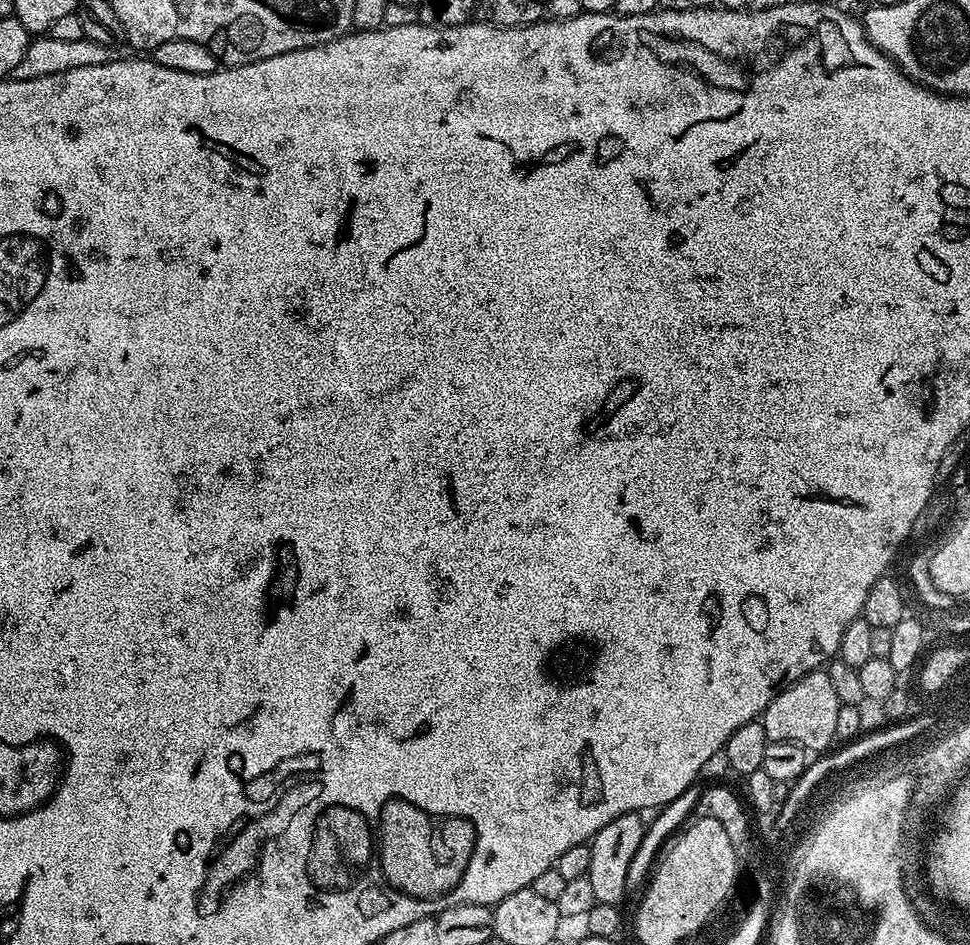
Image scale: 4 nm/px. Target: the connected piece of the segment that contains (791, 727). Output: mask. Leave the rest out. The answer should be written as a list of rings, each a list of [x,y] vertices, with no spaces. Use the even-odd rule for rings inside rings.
[[[813,670],[777,692],[770,706],[766,706],[762,723],[769,741],[794,742],[807,748],[809,753],[820,754],[831,749],[836,740],[835,726],[840,706],[840,699],[838,694],[834,694],[834,685],[830,683],[827,671]]]

